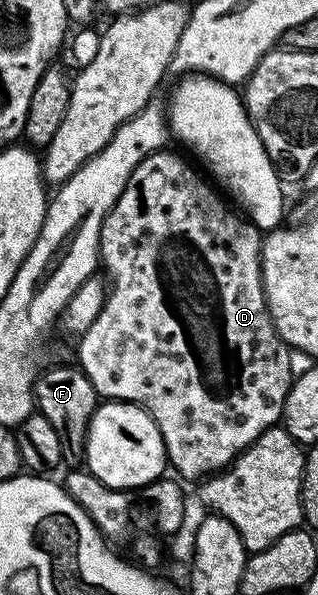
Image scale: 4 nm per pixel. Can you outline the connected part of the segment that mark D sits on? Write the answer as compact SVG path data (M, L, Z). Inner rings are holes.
M158 151L147 155L131 171L125 189L111 207L101 228L101 256L99 258L107 274L107 296L99 311L98 318L91 323L76 342L76 364L91 379L98 398L105 401L126 401L129 405L138 405L149 414L149 418L159 427L159 435L165 444L165 455L172 472L186 482L196 482L214 473L220 473L232 465L233 460L259 435L274 428L282 420L285 412L285 400L295 380L295 368L289 362L291 350L281 336L277 334L275 323L269 314L265 288L261 278L261 242L262 230L240 212L232 213L225 206L226 198L220 192L213 193L214 186L204 181L177 153Z

